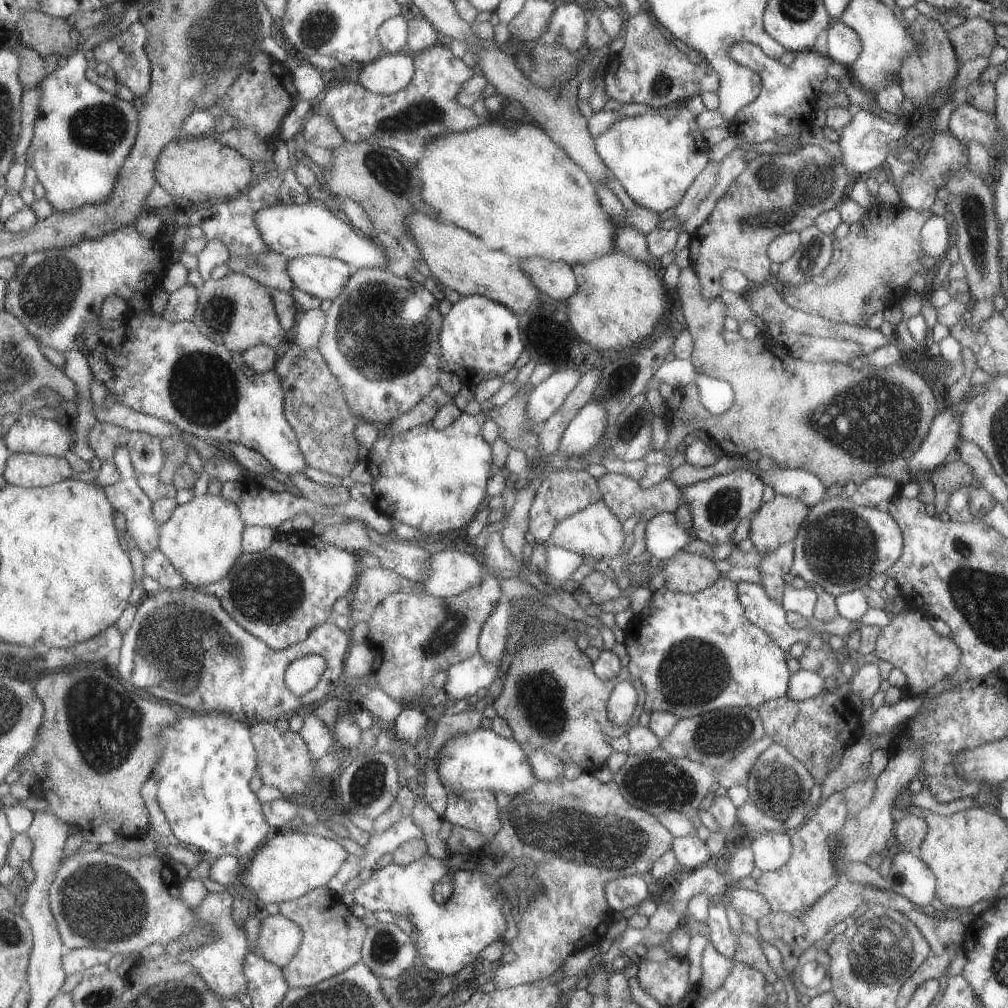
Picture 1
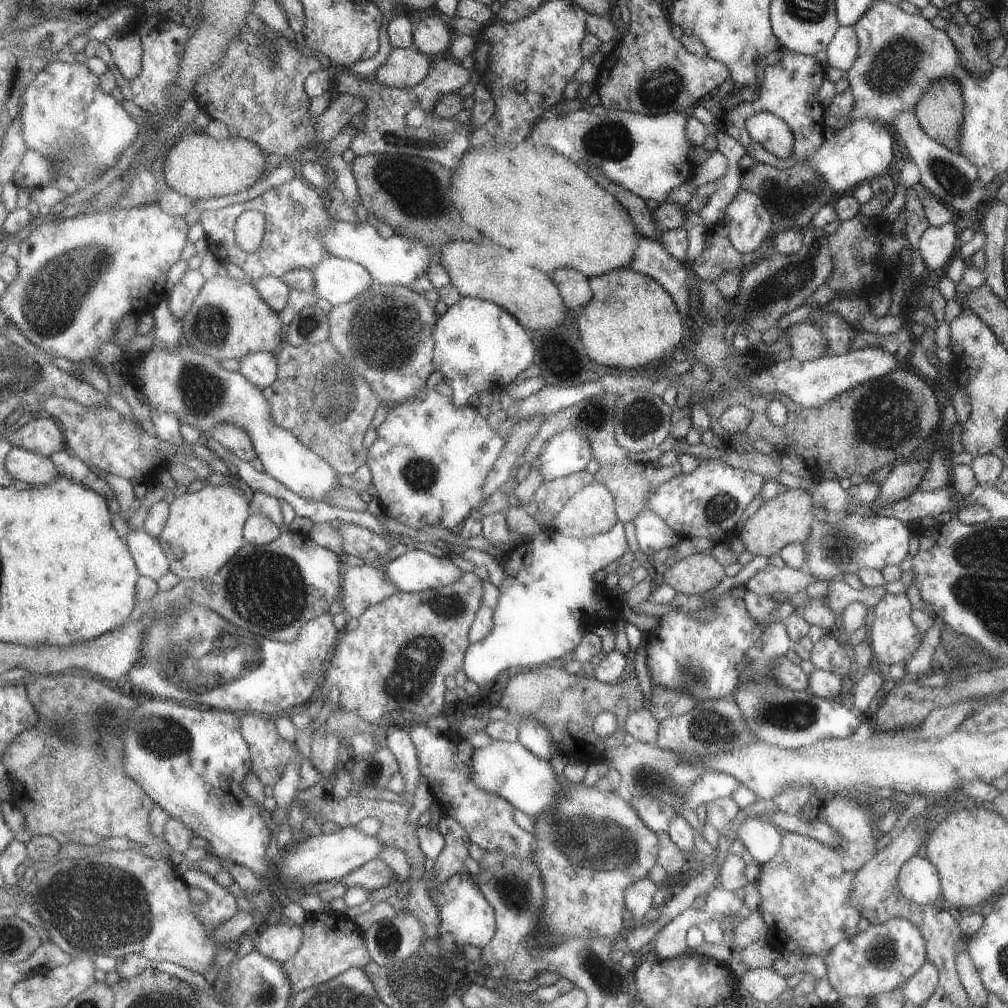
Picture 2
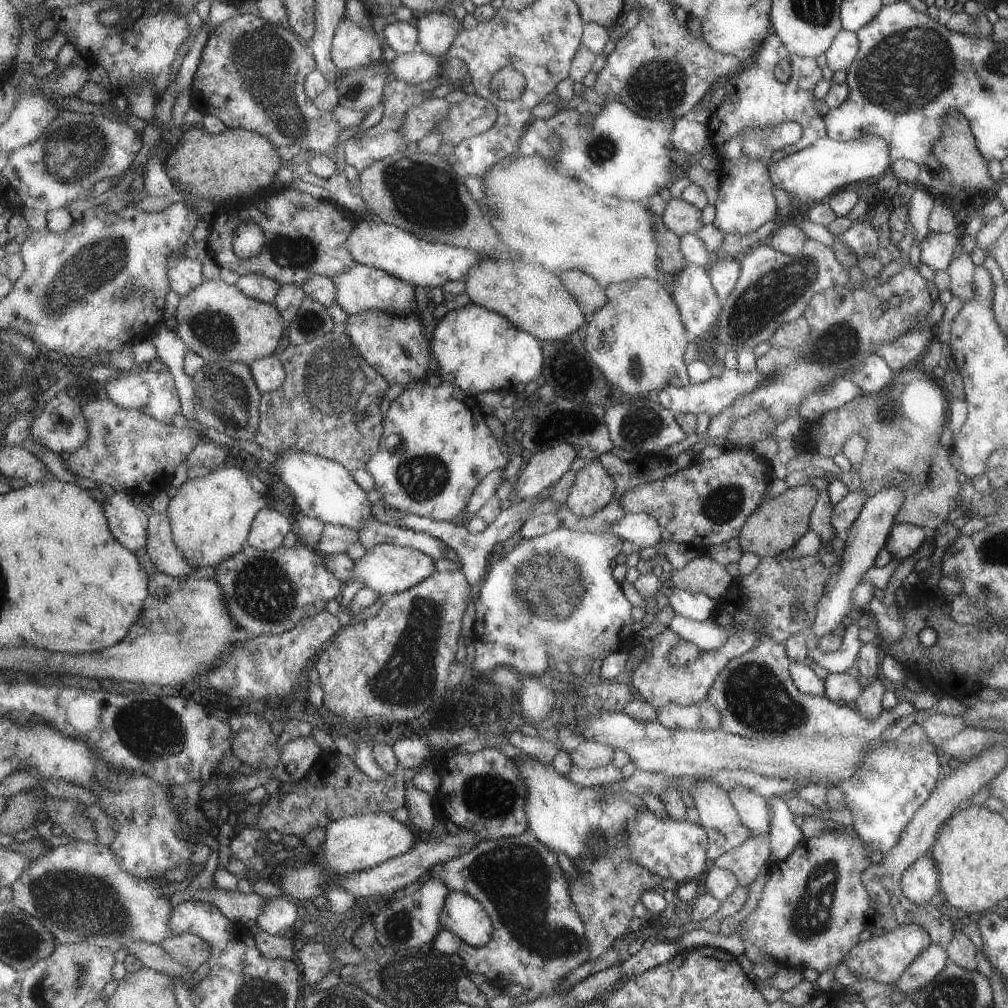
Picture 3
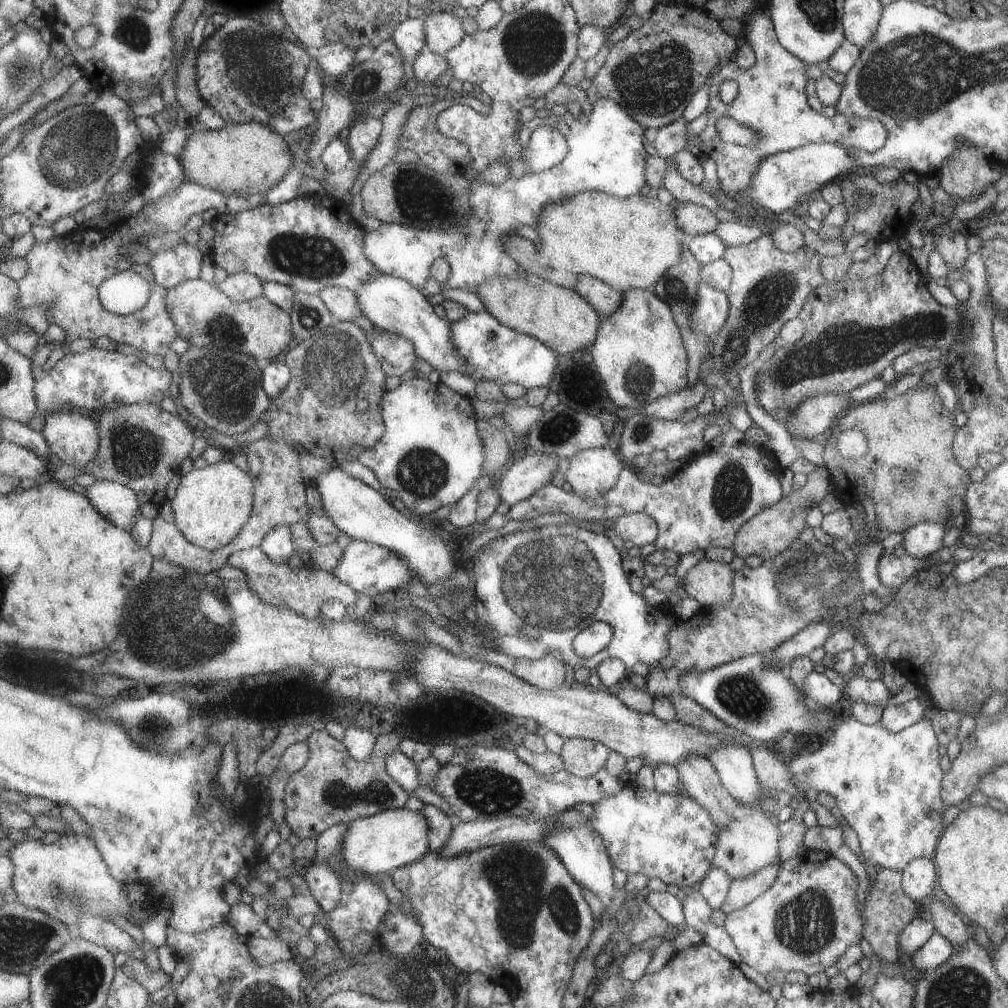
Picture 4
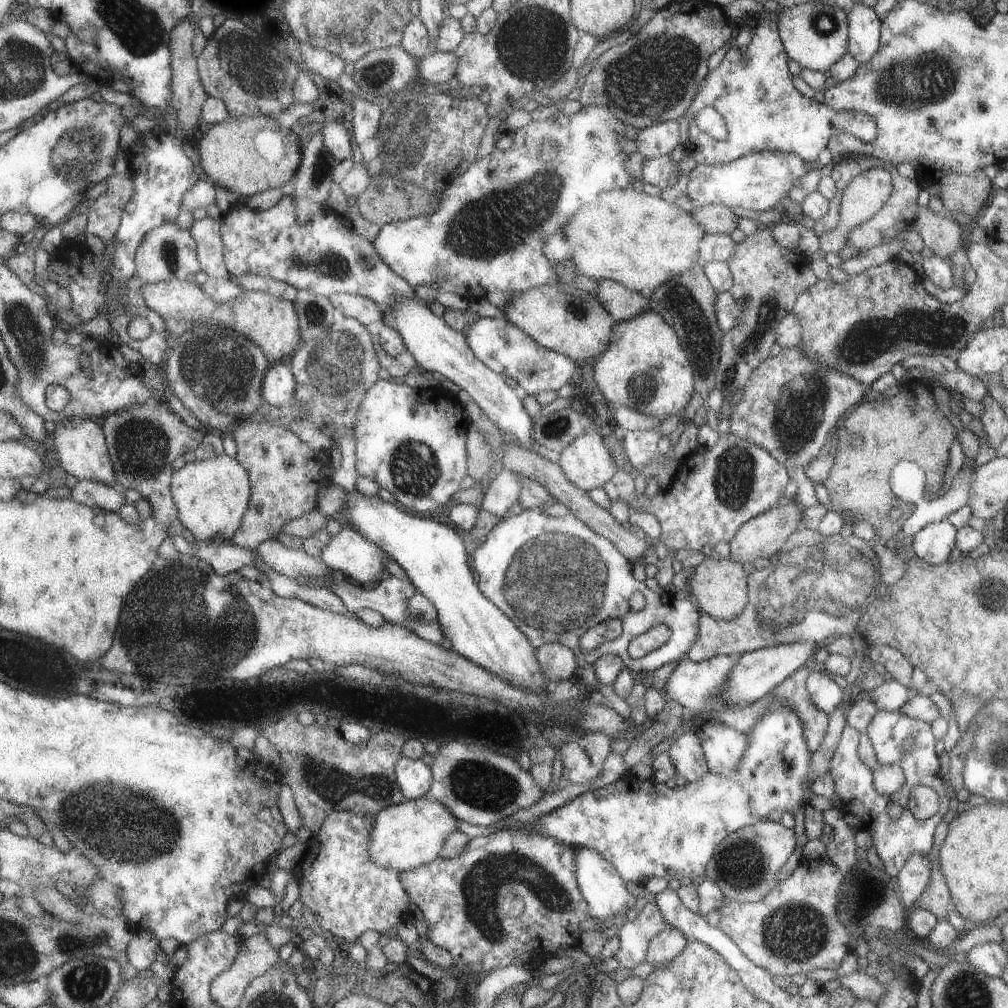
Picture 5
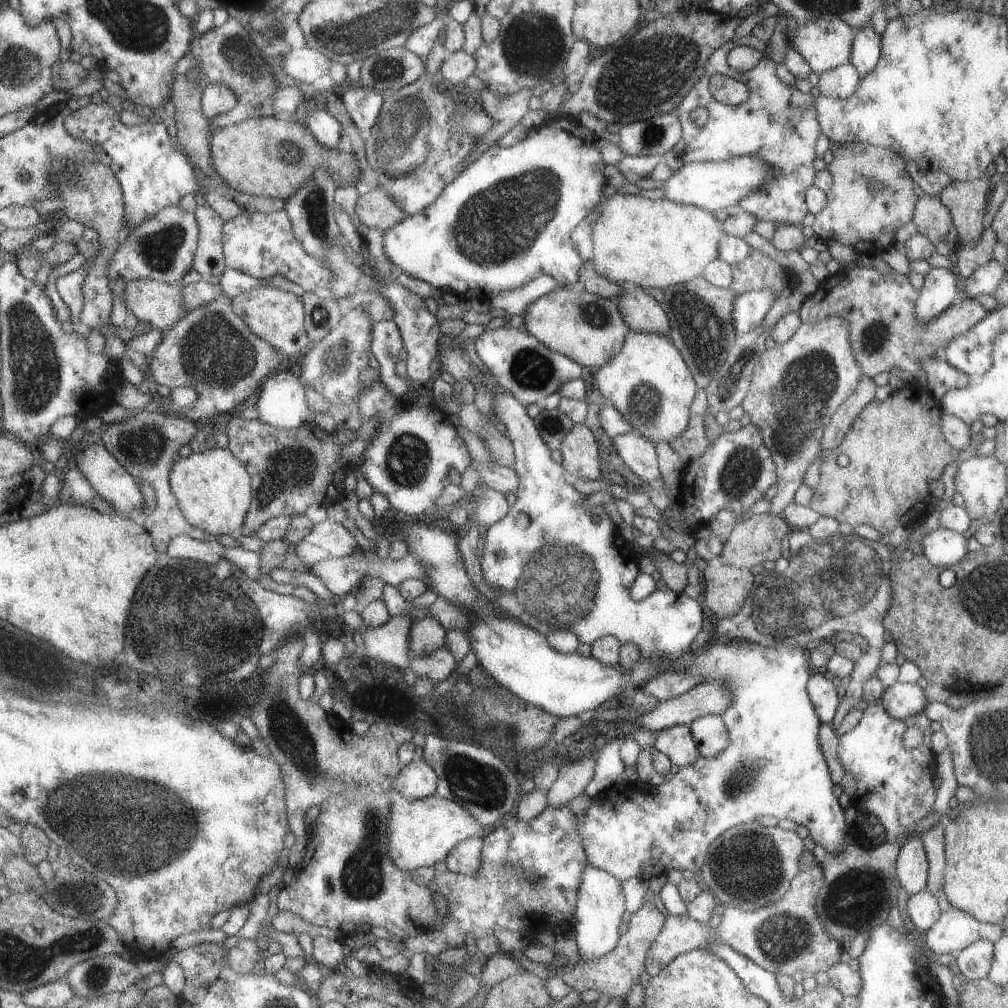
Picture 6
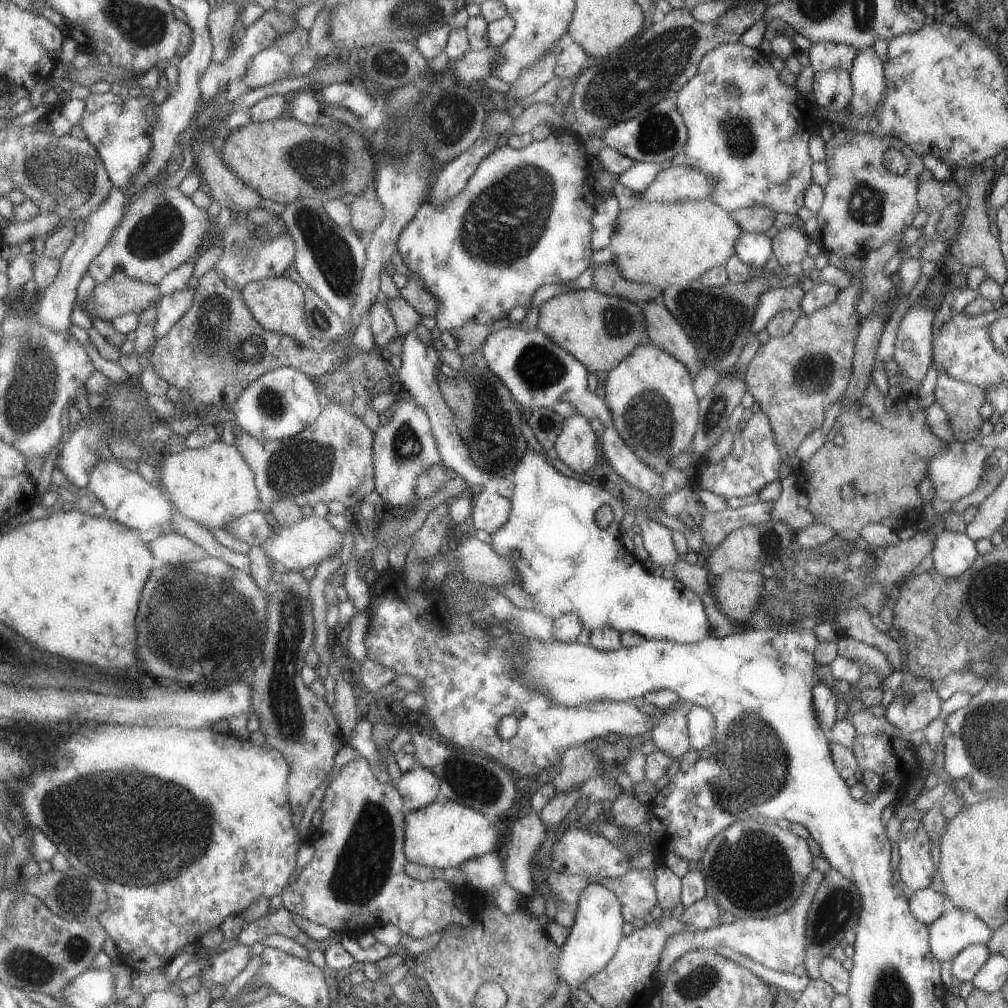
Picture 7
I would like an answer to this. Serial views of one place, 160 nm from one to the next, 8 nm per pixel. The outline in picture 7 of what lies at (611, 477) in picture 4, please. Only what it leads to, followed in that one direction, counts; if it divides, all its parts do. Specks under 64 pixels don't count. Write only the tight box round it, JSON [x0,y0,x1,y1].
[555,413,600,477]

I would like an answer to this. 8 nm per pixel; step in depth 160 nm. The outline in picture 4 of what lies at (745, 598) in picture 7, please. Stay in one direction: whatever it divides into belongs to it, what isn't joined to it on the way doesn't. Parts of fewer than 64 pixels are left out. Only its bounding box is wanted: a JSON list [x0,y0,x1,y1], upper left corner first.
[679,556,733,606]

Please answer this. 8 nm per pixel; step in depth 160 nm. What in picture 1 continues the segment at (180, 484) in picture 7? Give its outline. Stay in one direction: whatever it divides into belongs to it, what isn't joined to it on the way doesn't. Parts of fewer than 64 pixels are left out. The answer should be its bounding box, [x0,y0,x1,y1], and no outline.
[159,493,246,587]

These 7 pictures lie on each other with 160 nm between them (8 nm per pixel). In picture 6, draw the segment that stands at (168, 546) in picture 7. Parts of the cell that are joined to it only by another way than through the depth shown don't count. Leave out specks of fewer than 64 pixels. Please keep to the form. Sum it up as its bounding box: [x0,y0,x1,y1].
[166,535,226,564]

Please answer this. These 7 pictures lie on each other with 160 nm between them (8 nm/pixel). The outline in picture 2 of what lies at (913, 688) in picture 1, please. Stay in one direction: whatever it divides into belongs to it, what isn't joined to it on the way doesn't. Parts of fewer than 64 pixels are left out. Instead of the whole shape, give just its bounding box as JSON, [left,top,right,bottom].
[866,597,922,667]

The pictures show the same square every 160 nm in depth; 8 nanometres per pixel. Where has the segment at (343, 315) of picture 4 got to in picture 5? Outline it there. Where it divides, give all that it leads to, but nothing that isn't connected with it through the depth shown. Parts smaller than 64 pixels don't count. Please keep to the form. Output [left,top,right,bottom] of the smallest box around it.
[331,294,383,324]

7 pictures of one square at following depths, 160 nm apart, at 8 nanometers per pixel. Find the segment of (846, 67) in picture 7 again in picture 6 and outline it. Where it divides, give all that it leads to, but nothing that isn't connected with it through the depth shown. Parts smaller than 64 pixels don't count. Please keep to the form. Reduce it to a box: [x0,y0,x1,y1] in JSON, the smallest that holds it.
[786,18,854,74]

